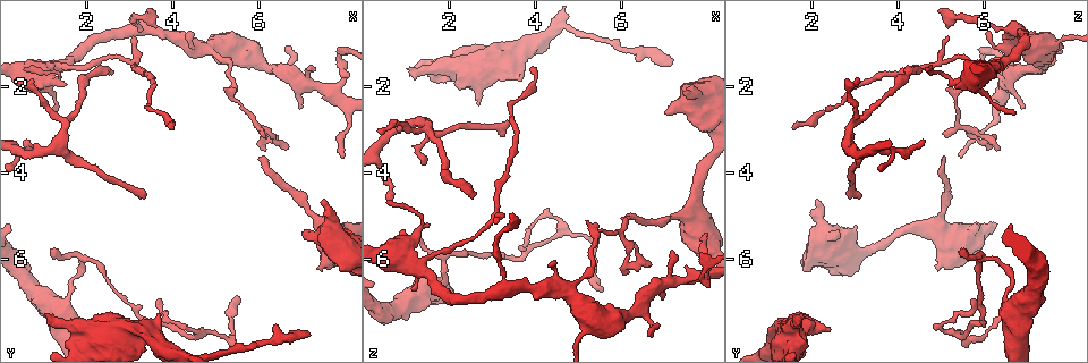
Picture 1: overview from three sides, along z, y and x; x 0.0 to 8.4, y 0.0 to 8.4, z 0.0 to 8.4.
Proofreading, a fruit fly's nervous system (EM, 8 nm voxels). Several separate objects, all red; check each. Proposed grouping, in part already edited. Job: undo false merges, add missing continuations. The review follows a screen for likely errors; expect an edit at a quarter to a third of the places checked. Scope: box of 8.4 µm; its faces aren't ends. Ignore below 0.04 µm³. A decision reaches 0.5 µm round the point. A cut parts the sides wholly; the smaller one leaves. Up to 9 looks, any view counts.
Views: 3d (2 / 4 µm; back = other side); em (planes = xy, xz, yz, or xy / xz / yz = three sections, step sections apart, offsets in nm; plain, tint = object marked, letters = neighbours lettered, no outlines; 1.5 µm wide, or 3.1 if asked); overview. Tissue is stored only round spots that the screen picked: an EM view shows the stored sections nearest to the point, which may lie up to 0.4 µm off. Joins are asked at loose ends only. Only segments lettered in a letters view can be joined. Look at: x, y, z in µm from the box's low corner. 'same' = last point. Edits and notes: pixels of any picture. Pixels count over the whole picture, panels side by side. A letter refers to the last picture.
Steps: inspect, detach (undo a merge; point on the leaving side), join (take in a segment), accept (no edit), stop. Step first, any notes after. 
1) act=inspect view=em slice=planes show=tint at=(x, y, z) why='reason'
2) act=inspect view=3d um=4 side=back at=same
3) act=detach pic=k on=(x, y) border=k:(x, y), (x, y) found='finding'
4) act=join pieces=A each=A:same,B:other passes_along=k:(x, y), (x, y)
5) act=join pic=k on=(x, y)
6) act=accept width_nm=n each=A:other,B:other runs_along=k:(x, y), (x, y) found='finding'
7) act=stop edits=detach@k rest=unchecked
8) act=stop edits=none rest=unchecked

act=inspect view=3d um=4 side=back at=(1.45, 7.00, 6.55) why='sharp bend'

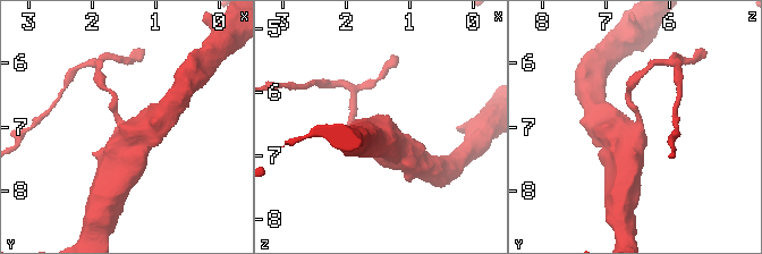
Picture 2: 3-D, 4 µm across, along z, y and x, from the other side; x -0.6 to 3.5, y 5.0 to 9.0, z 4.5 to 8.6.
act=inspect view=em slice=planes show=letters at=(1.45, 6.95, 6.50) why='shape alone is not enough'

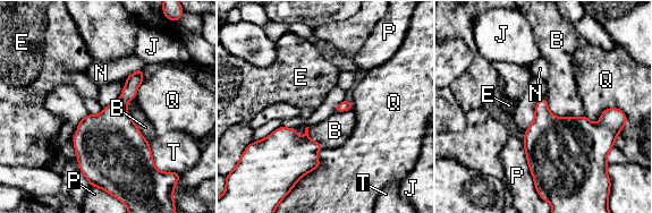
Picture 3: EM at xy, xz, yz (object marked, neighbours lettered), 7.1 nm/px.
act=accept each=B:other,E:other,J:other,N:other,P:other,Q:other,T:other found='all the same neuron'

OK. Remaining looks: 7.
act=inspect view=3d um=4 at=(0.60, 3.25, 4.55) why='thin end'

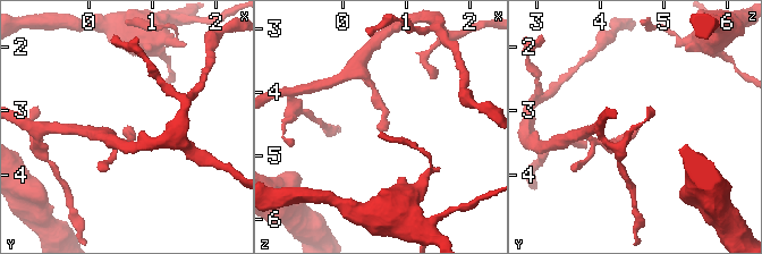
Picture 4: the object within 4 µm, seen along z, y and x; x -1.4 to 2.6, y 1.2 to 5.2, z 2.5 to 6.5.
act=inspect view=em slice=yz step=8 show=letters at=(0.60, 3.25, 4.60) why='need the tissue'

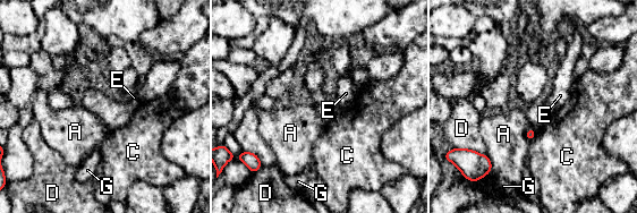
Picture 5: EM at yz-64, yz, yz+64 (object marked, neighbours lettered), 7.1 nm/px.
act=accept each=A:other,C:other,D:other,E:other,G:other border=5:(536, 133), (531, 142) found='none of them fits'

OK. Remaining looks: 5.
act=inspect view=3d um=4 at=(4.45, 0.75, 6.10) why='free end'

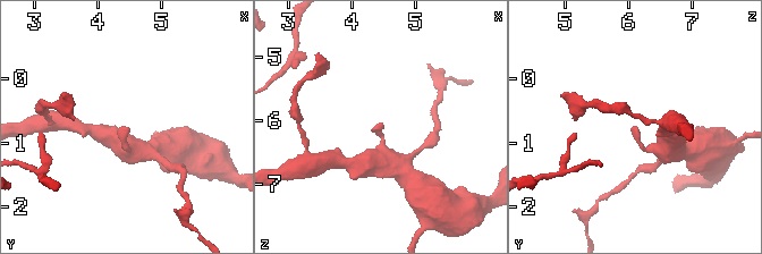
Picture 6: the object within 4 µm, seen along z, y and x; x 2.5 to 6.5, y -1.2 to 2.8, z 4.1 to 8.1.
act=inspect view=em slice=planes show=letters at=(4.40, 0.70, 6.05) why='need the tissue'

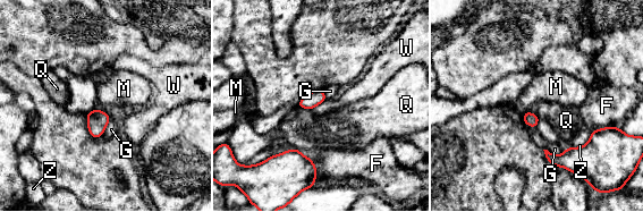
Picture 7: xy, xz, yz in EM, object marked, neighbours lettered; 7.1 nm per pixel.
act=accept longest_contact=Z:200nm each=F:other,G:other,M:other,Q:other,W:other,Z:other border=7:(527, 110), (523, 115) found='no lettered segment goes on from it'

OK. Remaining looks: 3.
act=inspect view=em um=3.1 slice=planes show=plain at=(7.40, 6.15, 4.85) why='stops while still wide'

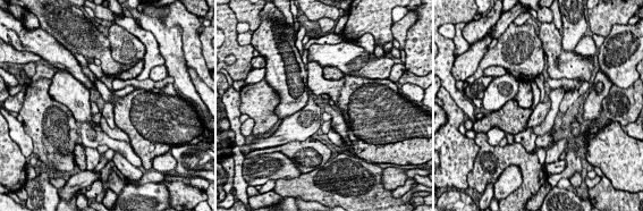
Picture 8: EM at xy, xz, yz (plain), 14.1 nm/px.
act=inspect view=em um=3.1 slice=planes show=tint at=same why='with the object marked'

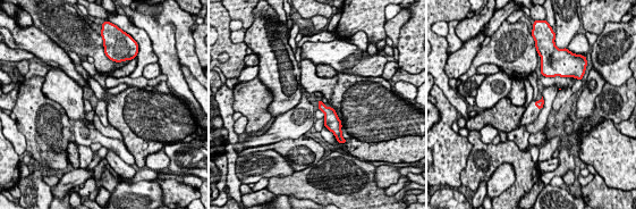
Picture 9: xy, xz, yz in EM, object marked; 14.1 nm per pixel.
act=inspect view=em um=3.1 slice=planes show=letters at=same why='what lies round it'

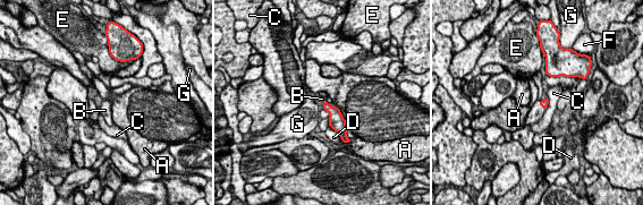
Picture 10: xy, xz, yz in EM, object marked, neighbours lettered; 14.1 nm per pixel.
act=join pieces=B each=A:other,B:same,C:other,D:other,E:other,F:other,G:other passes_along=10:(544, 103), (540, 104), (536, 111) found='the neuron continues'

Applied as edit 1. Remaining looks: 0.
act=stop edits=join@10 rest=unchecked

